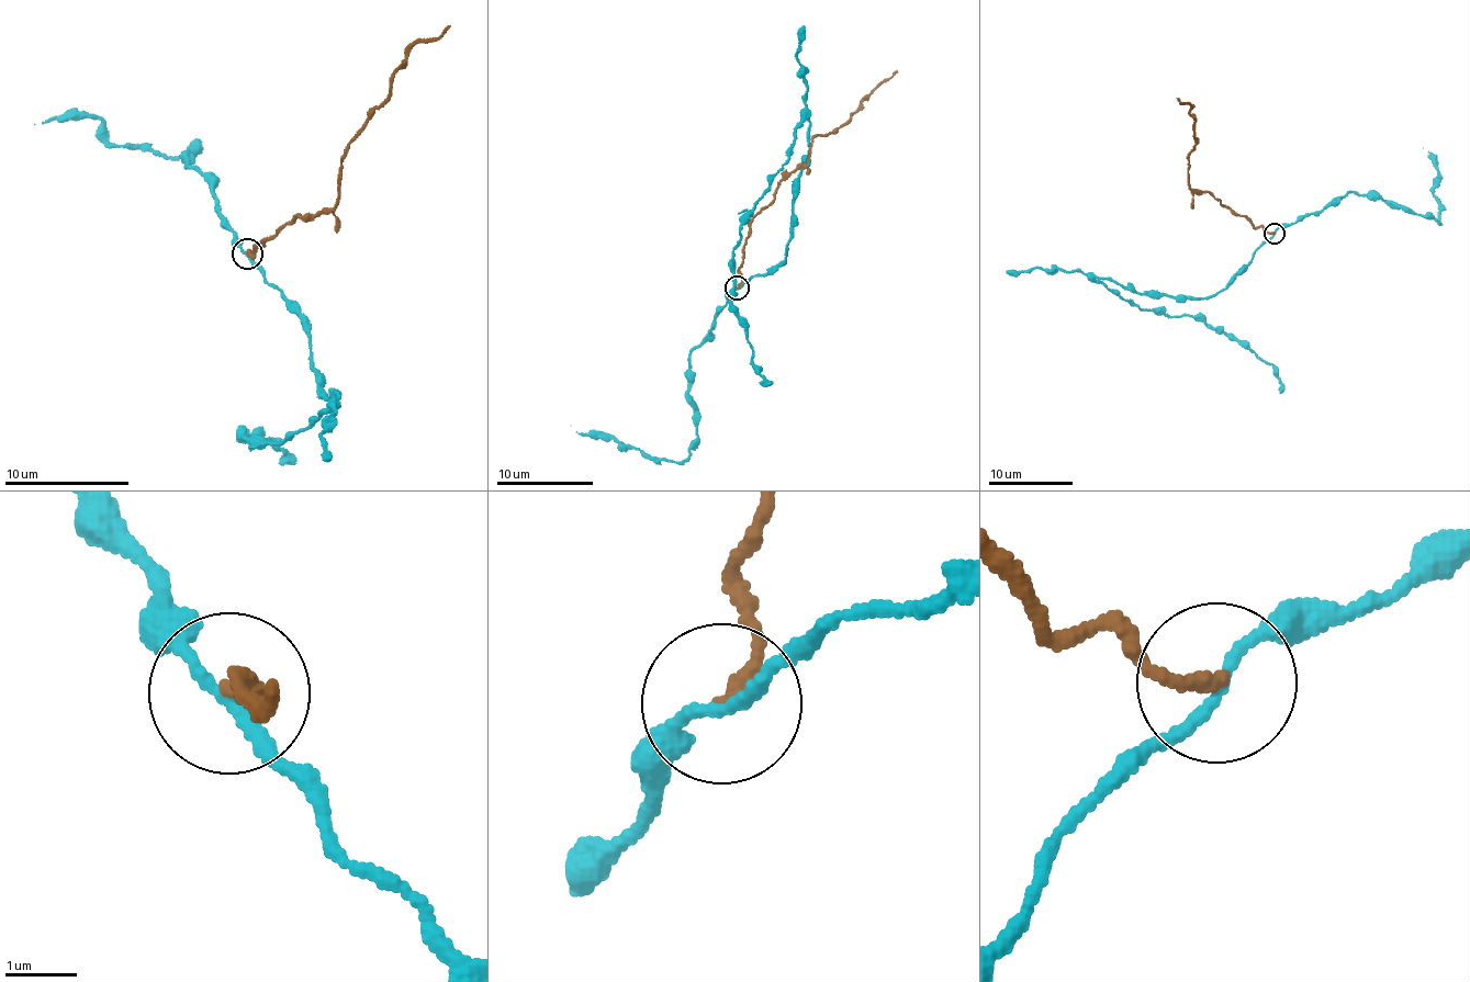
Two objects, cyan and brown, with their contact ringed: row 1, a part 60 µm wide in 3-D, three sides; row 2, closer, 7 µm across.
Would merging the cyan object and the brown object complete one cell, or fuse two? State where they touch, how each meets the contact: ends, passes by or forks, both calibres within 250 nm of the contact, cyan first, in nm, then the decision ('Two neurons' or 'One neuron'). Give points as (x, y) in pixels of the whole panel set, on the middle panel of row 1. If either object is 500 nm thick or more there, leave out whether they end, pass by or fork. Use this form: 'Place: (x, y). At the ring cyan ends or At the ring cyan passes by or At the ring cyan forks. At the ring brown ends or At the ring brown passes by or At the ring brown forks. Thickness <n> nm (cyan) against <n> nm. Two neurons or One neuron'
Place: (737, 288). At the ring cyan passes by. At the ring brown ends. Thickness 150 nm (cyan) against 200 nm. Two neurons

